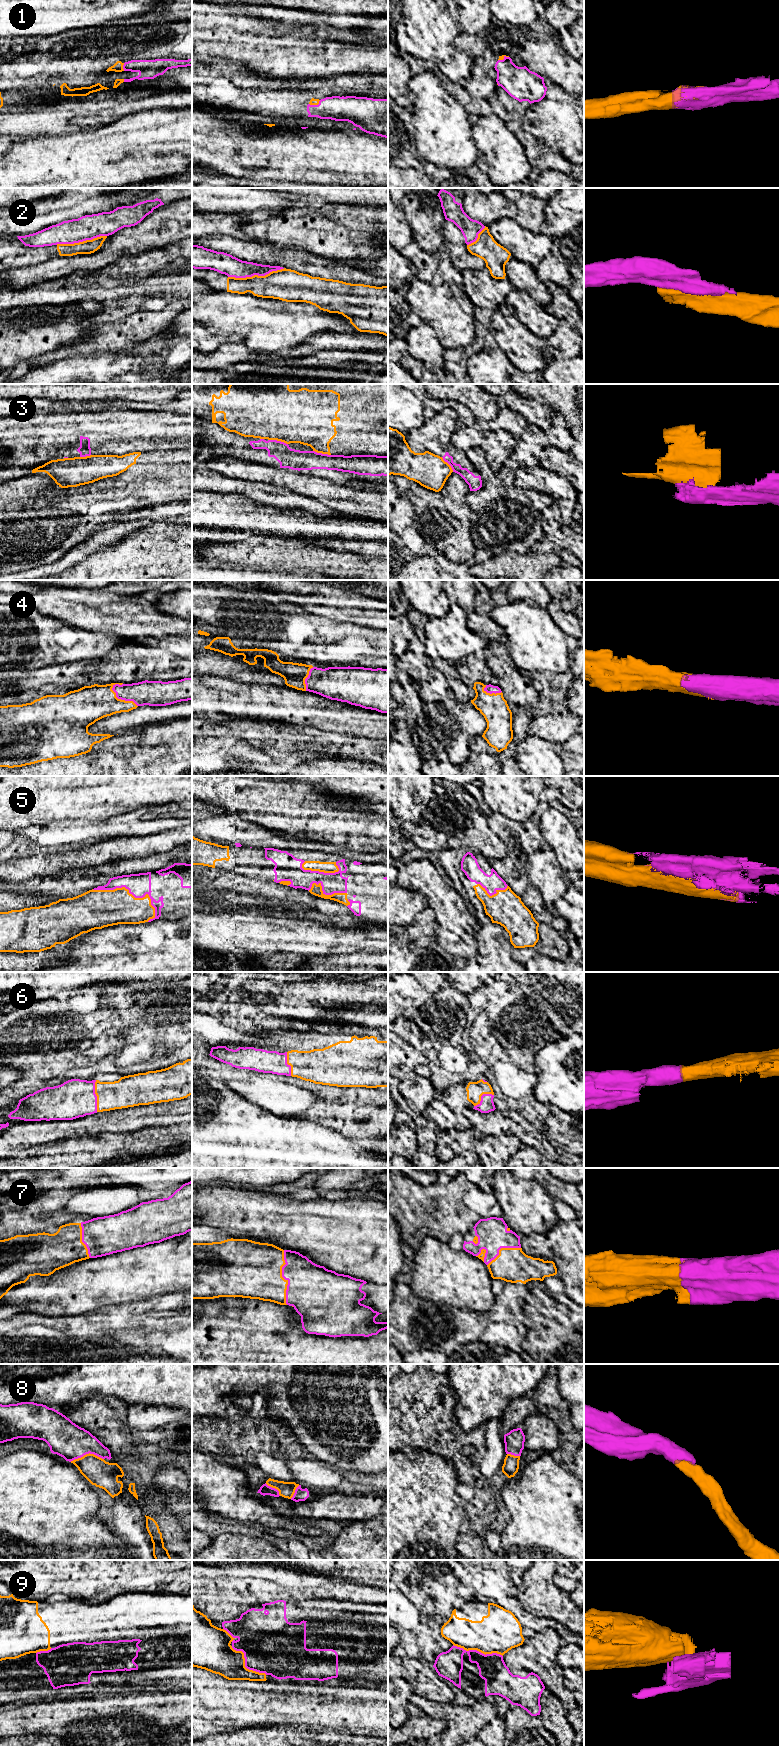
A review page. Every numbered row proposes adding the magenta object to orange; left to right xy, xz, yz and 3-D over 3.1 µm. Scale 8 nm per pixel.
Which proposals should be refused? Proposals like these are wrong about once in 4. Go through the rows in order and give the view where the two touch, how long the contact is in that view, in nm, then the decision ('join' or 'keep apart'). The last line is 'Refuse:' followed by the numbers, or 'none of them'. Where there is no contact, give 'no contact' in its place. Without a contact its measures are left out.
1: meets orange in xy; contact 60 nm long; join
2: meets orange in xz; contact 460 nm long; keep apart
3: meets orange in xz; contact 170 nm long; keep apart
4: meets orange in xy; contact 260 nm long; join
5: meets orange in xy; contact 550 nm long; join
6: meets orange in xy; contact 260 nm long; join
7: meets orange in xz; contact 440 nm long; join
8: meets orange in xy; contact 280 nm long; join
9: meets orange in yz; contact 420 nm long; keep apart
Refuse: 2, 3, 9

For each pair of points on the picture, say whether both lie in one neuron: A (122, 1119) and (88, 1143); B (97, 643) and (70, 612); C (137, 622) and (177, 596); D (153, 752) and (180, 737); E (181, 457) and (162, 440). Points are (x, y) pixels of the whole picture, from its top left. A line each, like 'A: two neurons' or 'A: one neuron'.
A: two neurons
B: two neurons
C: two neurons
D: one neuron
E: two neurons

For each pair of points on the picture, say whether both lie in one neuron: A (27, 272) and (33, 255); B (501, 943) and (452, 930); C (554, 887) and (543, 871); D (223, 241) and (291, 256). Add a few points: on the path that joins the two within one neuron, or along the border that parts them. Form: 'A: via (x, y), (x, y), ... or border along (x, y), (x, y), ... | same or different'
A: border along (51, 257), (35, 264), (10, 270) | different
B: border along (476, 932), (476, 953), (472, 957), (467, 958) | different
C: via (551, 883), (547, 875) | same
D: via (240, 249), (274, 256) | same

